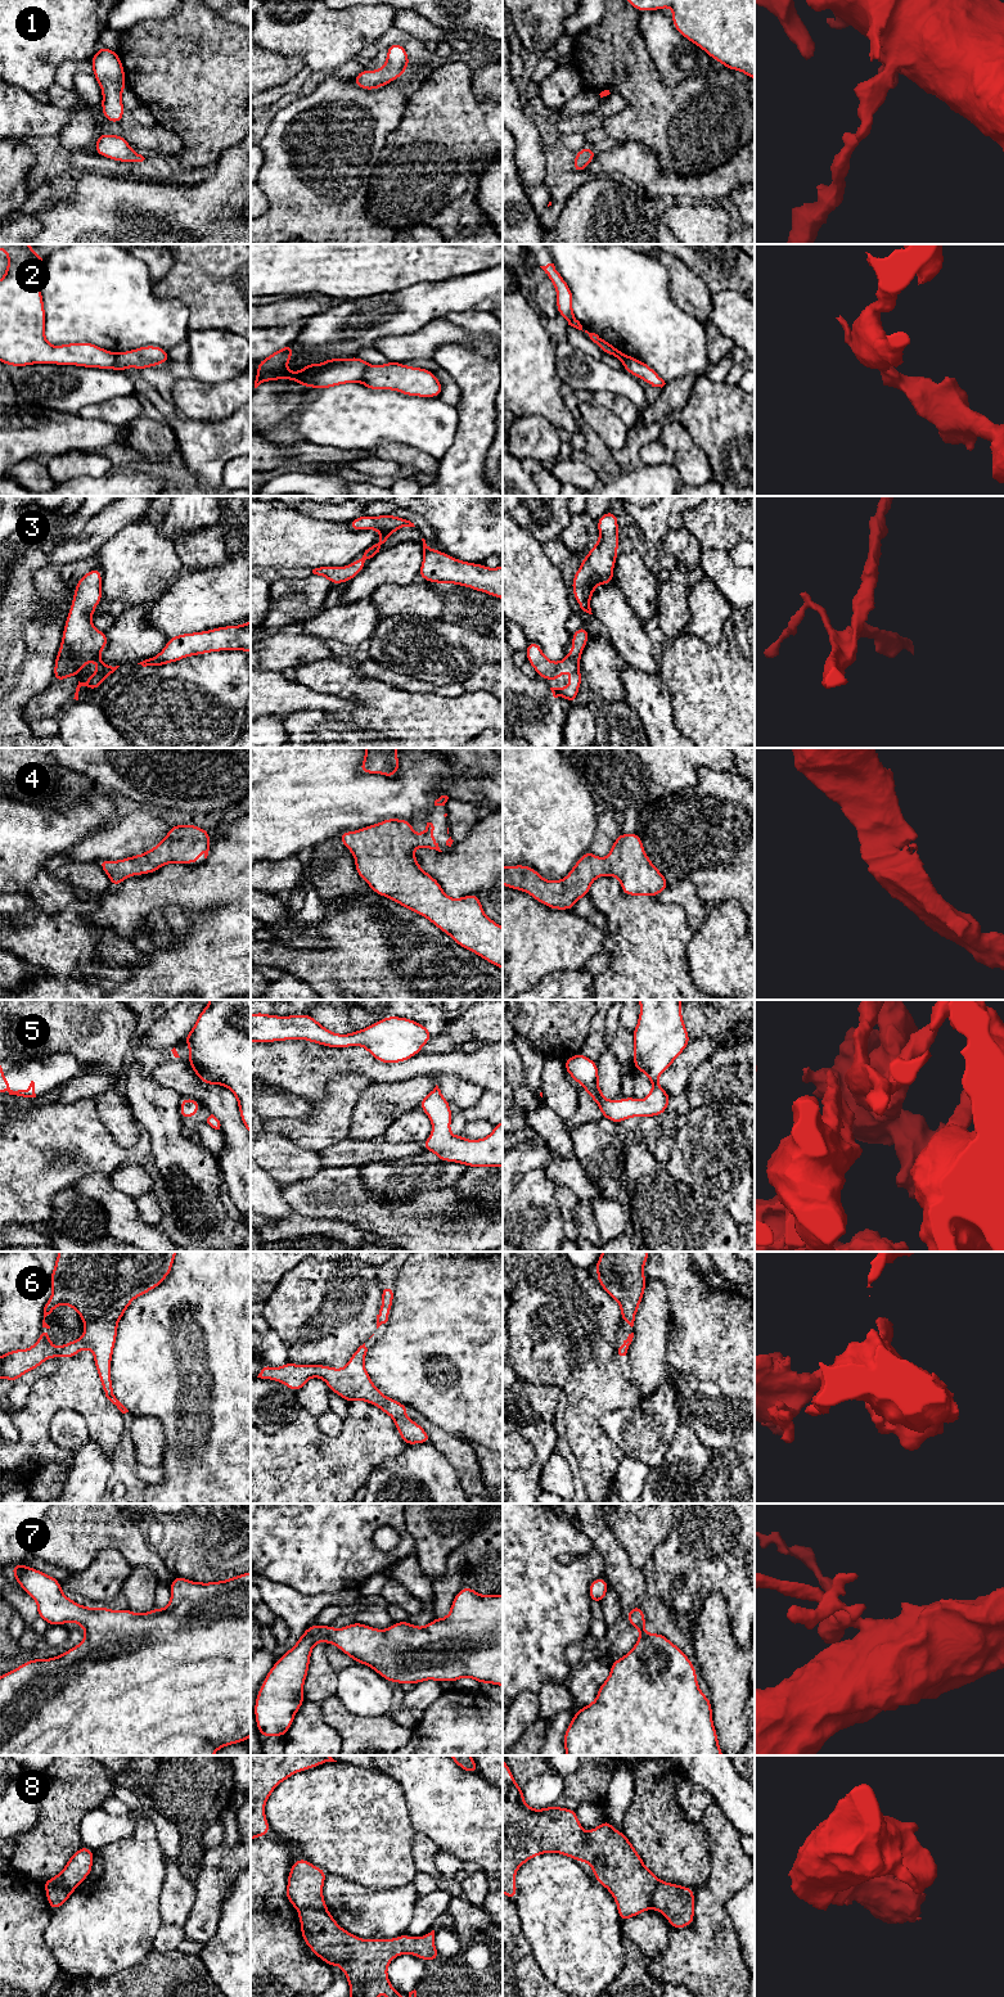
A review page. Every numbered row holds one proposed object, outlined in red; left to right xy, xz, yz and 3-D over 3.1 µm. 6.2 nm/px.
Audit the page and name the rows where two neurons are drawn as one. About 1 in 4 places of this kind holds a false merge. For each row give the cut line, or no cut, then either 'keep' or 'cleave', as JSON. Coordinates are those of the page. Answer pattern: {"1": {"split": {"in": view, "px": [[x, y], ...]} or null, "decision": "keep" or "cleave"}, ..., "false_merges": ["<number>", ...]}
{"1": {"split": null, "decision": "keep"}, "2": {"split": {"in": "xz", "px": [[368, 364], [359, 381]]}, "decision": "cleave"}, "3": {"split": null, "decision": "keep"}, "4": {"split": null, "decision": "keep"}, "5": {"split": null, "decision": "keep"}, "6": {"split": null, "decision": "keep"}, "7": {"split": null, "decision": "keep"}, "8": {"split": {"in": "xz", "px": [[298, 1908], [320, 1908], [327, 1911]]}, "decision": "cleave"}, "false_merges": ["2", "8"]}

